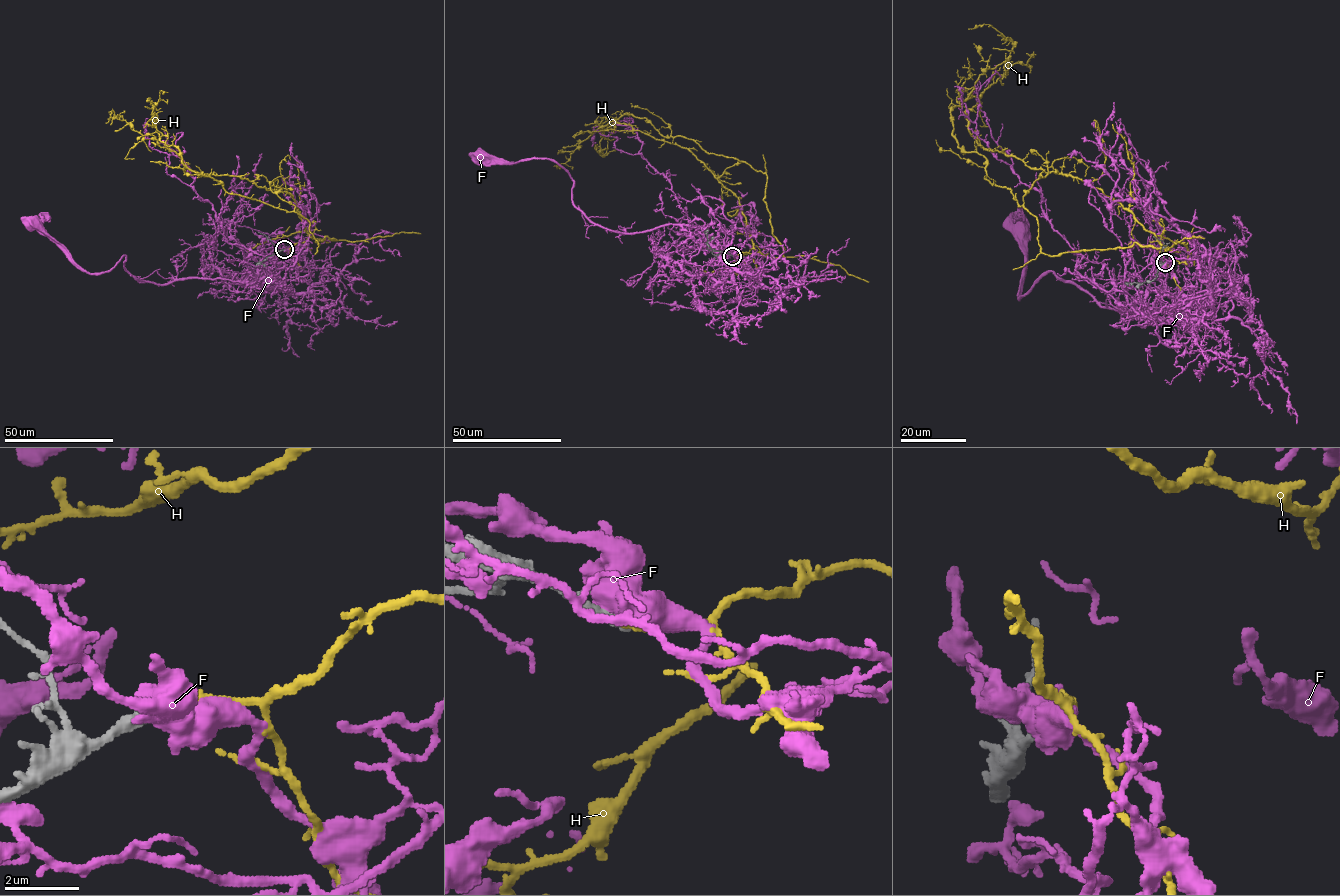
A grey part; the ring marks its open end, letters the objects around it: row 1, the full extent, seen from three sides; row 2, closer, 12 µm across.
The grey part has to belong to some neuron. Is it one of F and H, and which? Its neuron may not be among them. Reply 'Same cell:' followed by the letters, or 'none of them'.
Same cell: none of them

